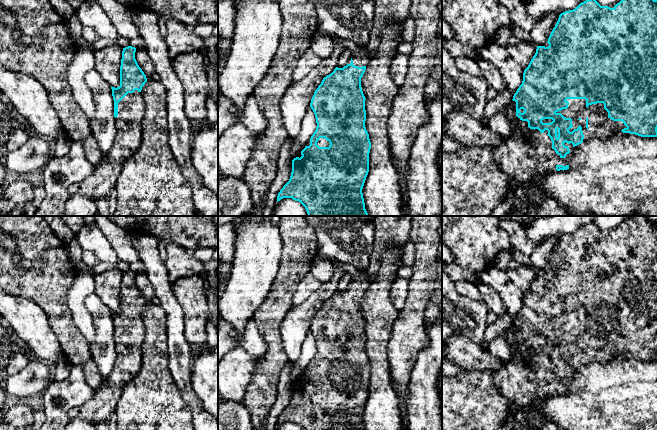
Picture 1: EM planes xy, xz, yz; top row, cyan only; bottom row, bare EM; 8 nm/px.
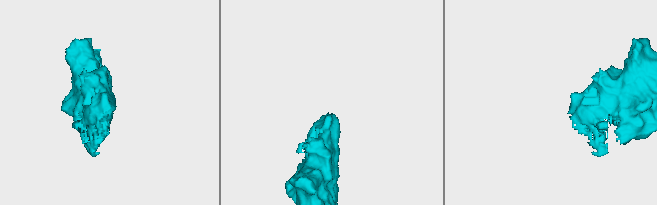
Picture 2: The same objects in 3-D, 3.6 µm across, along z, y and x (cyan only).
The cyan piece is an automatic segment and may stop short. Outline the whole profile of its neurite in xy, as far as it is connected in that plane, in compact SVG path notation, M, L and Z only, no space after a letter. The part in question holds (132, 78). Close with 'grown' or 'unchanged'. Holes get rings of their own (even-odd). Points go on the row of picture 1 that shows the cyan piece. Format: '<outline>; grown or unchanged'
M135 47L123 48L120 86L111 87L117 129L112 147L105 161L95 166L88 178L69 187L71 194L85 195L96 202L114 192L125 162L141 144L141 123L145 114L141 90L147 78L135 59L135 52Z; grown

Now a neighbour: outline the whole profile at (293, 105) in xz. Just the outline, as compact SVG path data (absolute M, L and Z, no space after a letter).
M334 42L331 56L321 59L319 64L303 79L293 81L281 98L279 108L290 139L297 139L301 130L301 121L310 106L315 90L323 78L337 67L337 60L344 49L344 45Z

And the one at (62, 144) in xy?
M63 133L54 142L54 153L57 157L64 156L71 148L72 141Z

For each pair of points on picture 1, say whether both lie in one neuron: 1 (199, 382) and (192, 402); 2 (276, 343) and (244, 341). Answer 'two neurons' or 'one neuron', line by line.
1: two neurons
2: two neurons

